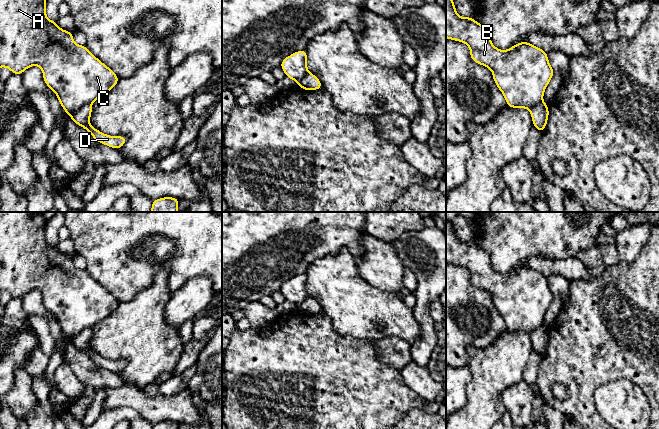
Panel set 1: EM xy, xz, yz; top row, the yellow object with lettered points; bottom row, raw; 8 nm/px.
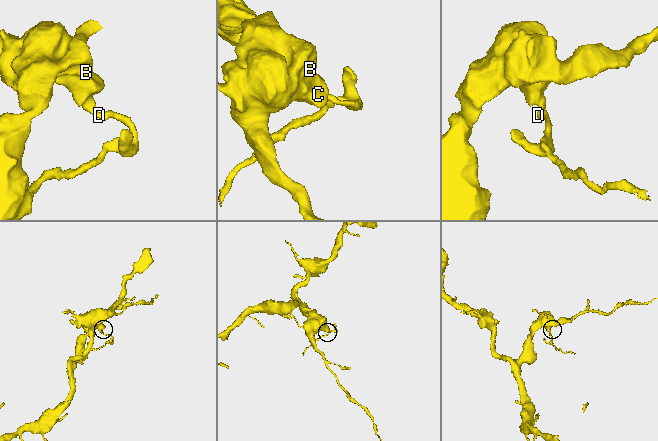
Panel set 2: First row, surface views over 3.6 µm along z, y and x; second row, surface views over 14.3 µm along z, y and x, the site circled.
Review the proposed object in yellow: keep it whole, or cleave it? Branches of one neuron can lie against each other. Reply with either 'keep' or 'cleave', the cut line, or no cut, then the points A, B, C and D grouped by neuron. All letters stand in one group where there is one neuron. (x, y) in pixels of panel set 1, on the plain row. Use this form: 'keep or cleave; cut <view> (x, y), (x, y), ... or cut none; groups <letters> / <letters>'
cleave; cut xy (91, 327), (82, 329), (70, 341); groups A B C / D

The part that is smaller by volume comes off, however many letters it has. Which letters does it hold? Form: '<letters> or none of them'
D

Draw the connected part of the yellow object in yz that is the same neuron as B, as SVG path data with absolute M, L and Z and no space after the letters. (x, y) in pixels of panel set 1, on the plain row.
M446 221L446 262L465 267L470 273L471 283L491 294L493 304L510 332L526 332L531 335L543 324L554 294L549 288L547 277L541 272L529 266L519 266L508 274L499 274L491 267L487 251L476 246L472 240L463 242L456 236L453 221Z

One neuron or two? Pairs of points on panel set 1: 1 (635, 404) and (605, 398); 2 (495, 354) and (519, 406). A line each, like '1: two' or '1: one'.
1: one
2: two

